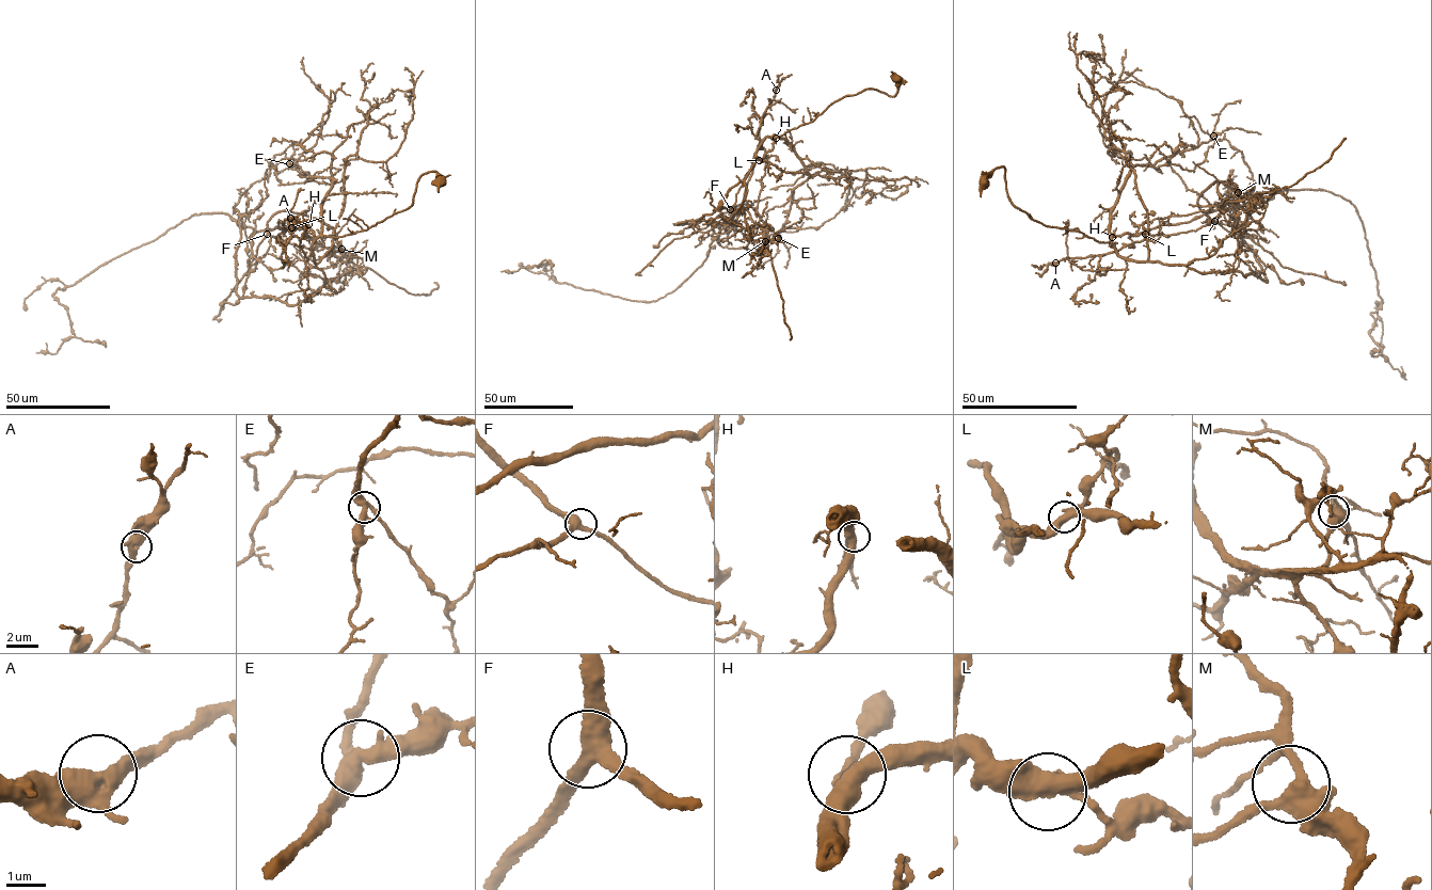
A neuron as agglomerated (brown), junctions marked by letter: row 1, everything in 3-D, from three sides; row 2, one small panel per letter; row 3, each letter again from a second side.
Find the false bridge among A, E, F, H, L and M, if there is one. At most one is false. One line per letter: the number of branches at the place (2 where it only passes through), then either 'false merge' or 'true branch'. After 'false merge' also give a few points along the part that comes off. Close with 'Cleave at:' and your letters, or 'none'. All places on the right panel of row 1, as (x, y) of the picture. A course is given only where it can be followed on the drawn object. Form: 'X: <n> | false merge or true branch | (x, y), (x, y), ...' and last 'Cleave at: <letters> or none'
A: 3 | true branch
E: 3 | true branch
F: 3 | true branch
H: 3 | true branch
L: 3 | false merge | (1145, 234), (1143, 222), (1222, 206), (1220, 181), (1197, 204), (1213, 222), (1099, 254), (1075, 300), (1092, 295)
M: 3 | true branch
Cleave at: L

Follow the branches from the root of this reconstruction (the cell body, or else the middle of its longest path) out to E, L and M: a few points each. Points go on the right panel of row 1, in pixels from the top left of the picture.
E: (985, 183), (1003, 167), (1007, 197), (1034, 220), (1110, 242), (1111, 208), (1130, 168), (1150, 167), (1213, 136)
L: (985, 183), (1003, 167), (1012, 204), (1048, 226), (1078, 231), (1113, 245), (1115, 236), (1145, 234)
M: (985, 183), (1003, 167), (1007, 197), (1033, 220), (1113, 245), (1144, 222), (1238, 192)

